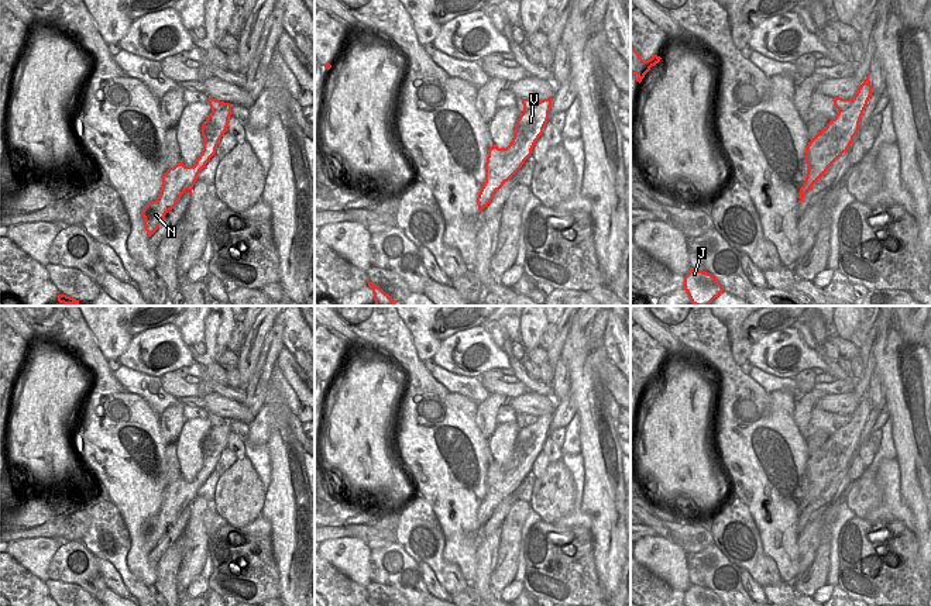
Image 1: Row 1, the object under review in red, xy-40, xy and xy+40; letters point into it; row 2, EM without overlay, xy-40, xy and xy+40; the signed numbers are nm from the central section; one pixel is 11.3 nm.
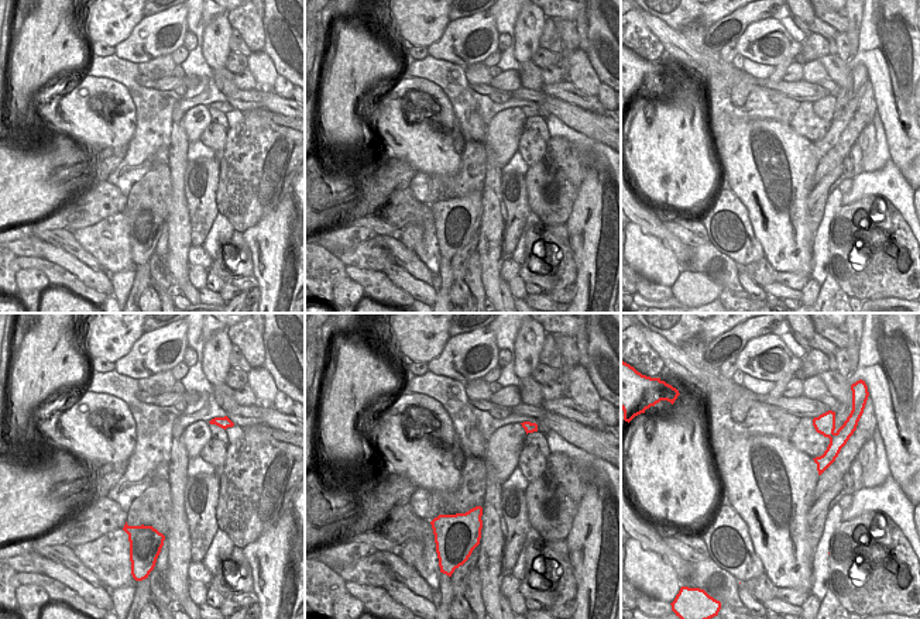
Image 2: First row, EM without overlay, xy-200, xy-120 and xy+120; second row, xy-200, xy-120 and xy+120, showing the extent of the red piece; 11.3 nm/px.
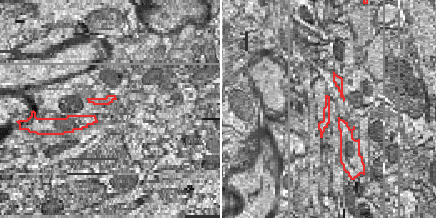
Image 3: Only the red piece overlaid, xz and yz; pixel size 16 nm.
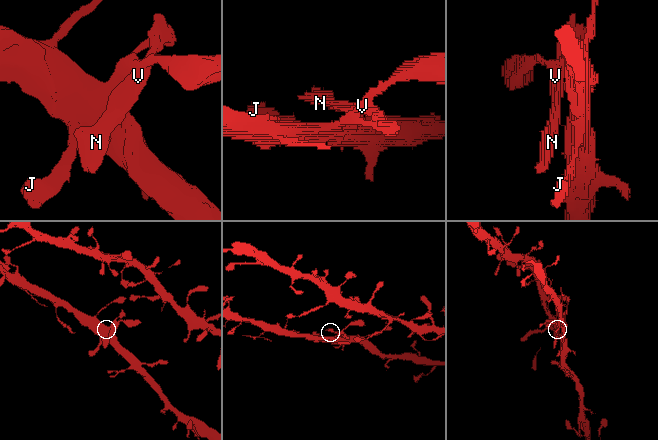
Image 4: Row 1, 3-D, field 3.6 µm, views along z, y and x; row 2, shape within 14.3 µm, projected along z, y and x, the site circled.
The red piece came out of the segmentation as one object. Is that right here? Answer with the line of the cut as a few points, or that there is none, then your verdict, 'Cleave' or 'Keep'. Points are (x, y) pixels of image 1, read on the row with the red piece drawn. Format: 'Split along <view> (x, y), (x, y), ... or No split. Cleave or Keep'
No split. Keep.

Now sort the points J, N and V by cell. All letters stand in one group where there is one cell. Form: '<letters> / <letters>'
J N V

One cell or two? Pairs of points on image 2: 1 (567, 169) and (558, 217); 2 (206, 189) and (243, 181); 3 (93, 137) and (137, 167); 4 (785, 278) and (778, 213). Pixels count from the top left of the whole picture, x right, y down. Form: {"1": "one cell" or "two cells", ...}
{"1": "one cell", "2": "two cells", "3": "two cells", "4": "two cells"}

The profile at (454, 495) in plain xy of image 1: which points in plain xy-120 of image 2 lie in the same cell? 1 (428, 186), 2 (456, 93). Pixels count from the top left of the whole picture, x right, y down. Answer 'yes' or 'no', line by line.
1: no
2: no

